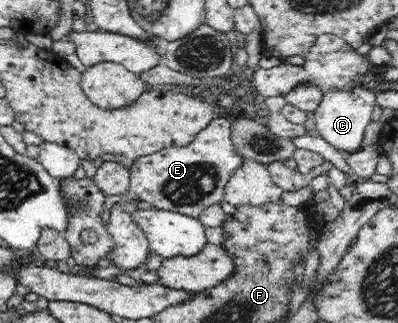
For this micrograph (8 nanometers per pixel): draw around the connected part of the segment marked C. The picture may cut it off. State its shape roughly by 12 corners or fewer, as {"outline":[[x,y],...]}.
{"outline":[[326,91],[314,114],[333,148],[360,151],[374,93]]}

